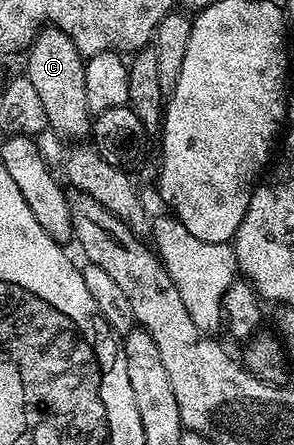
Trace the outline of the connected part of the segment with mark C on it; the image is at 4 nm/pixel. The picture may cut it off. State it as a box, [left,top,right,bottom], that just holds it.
[24,25,92,141]

